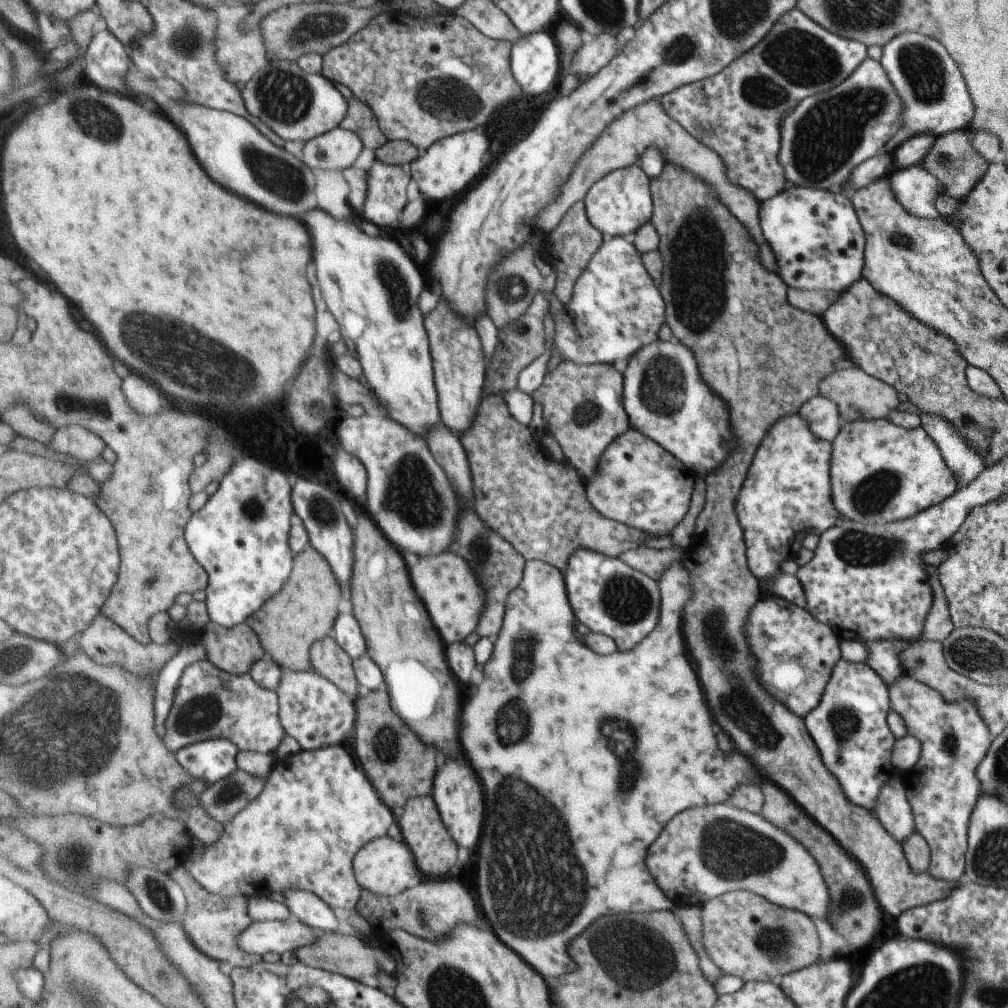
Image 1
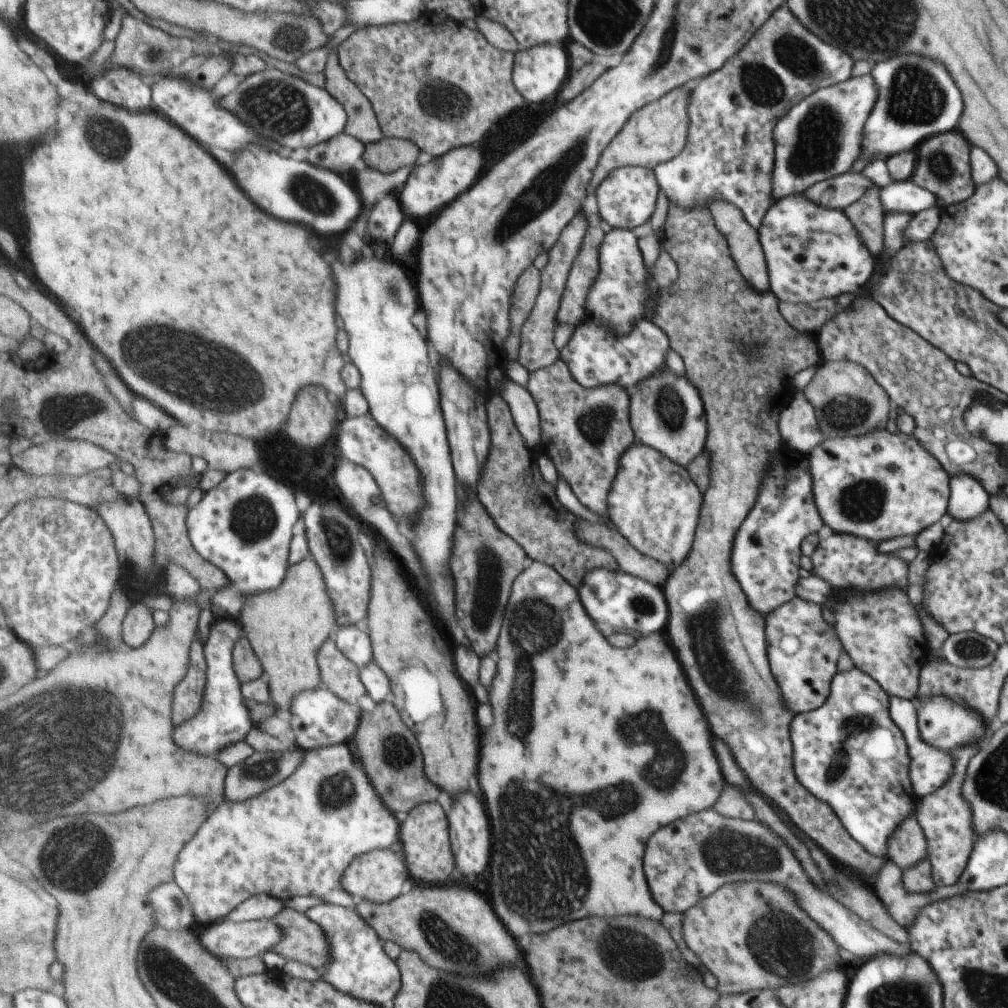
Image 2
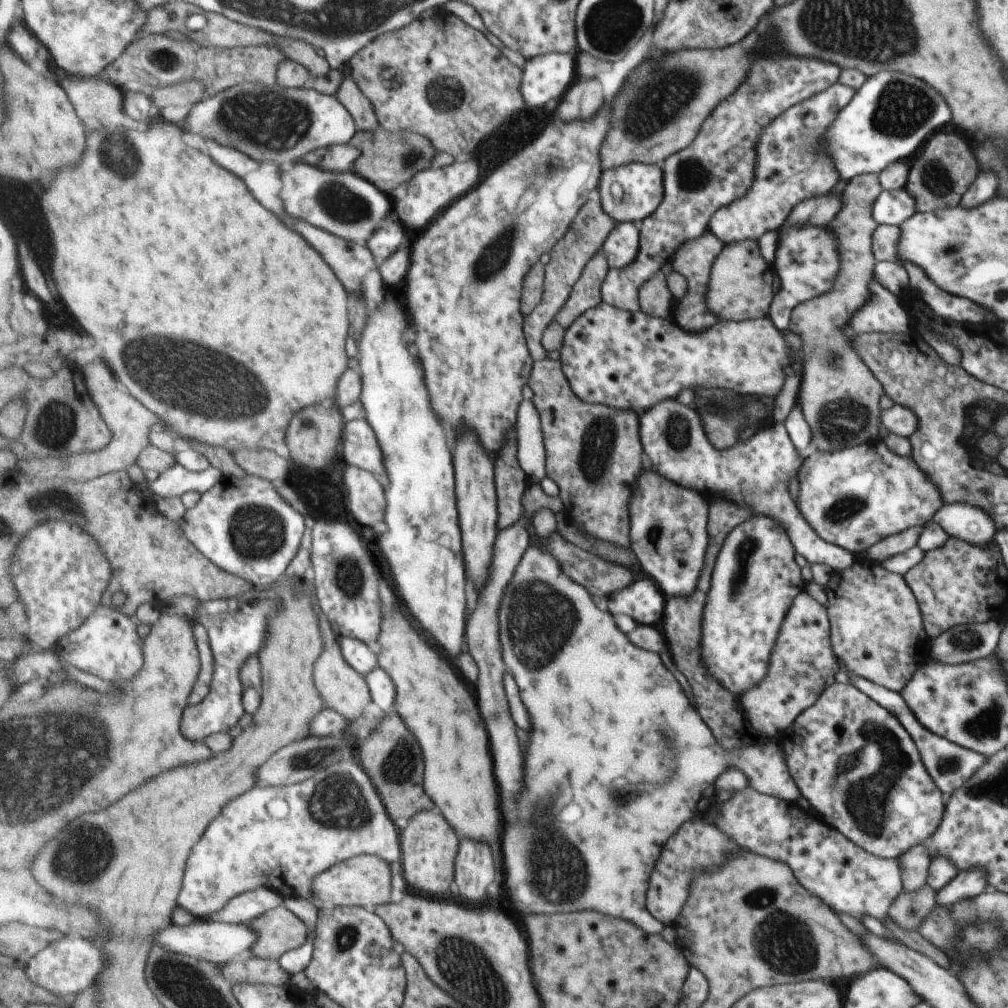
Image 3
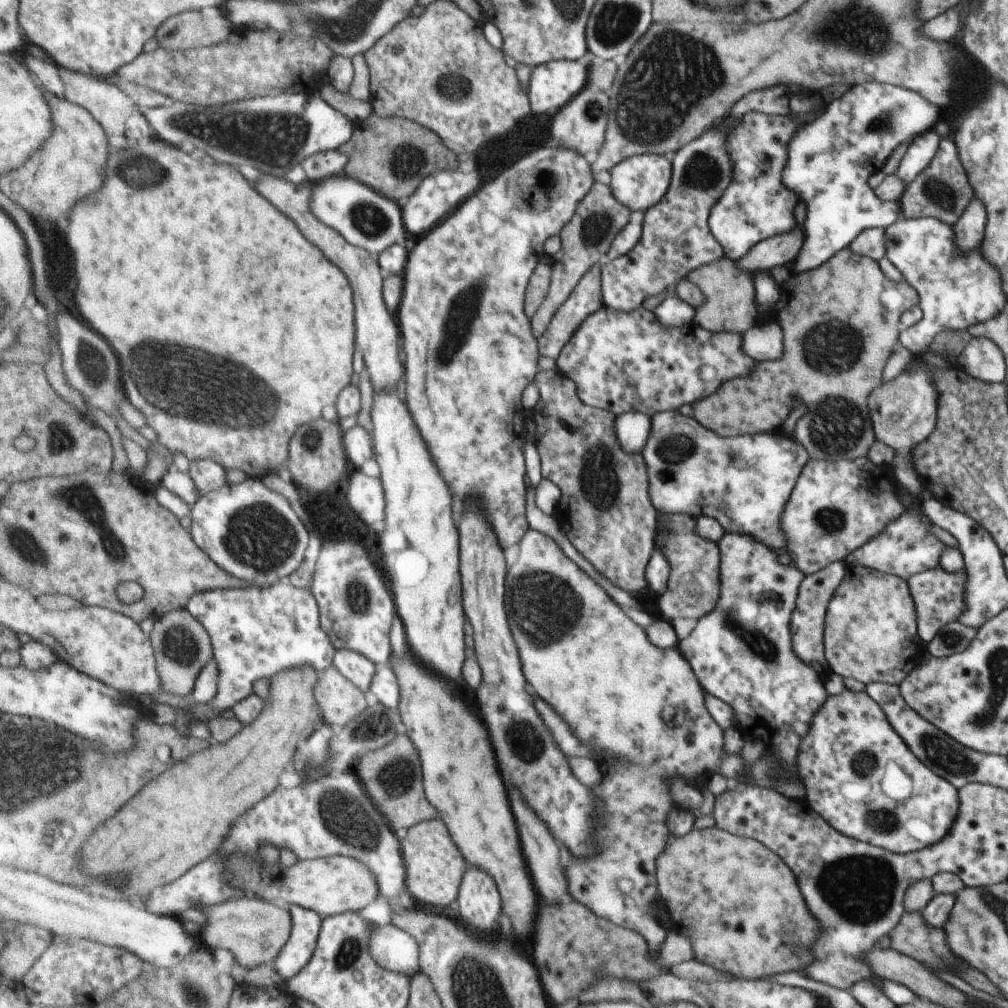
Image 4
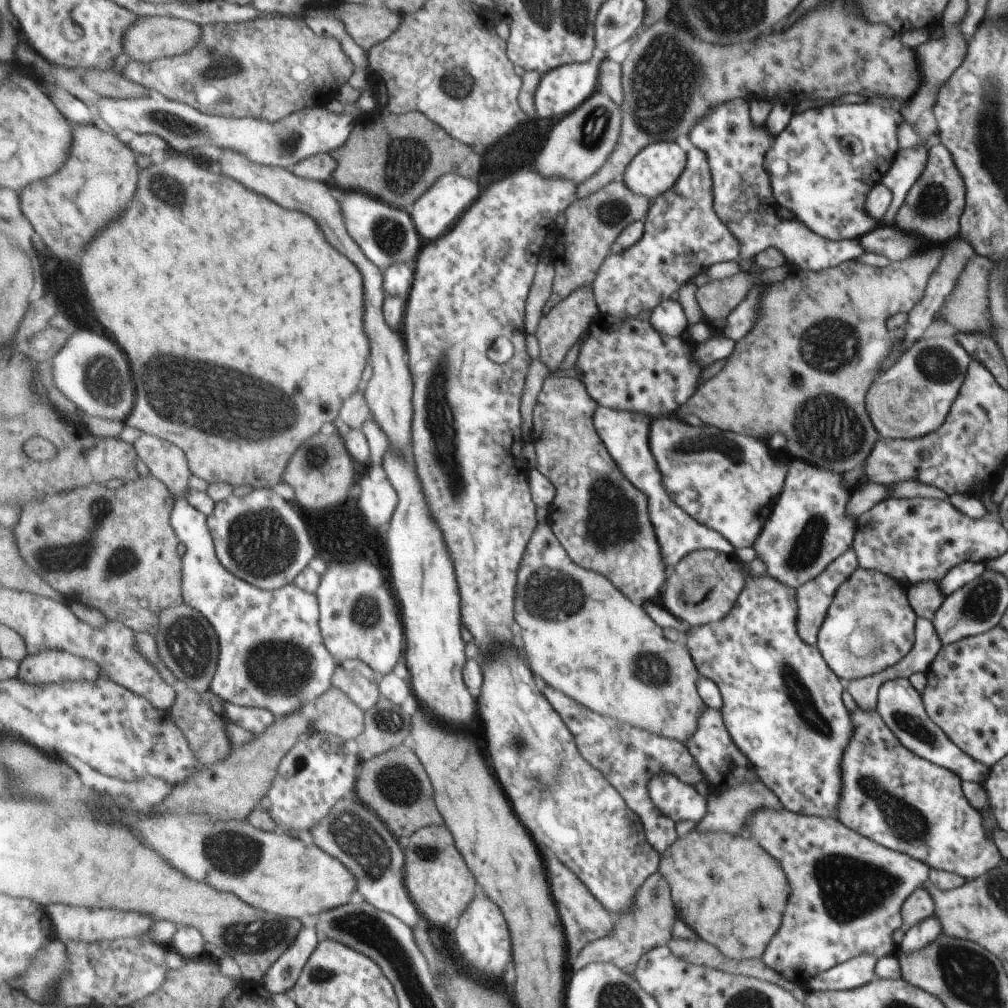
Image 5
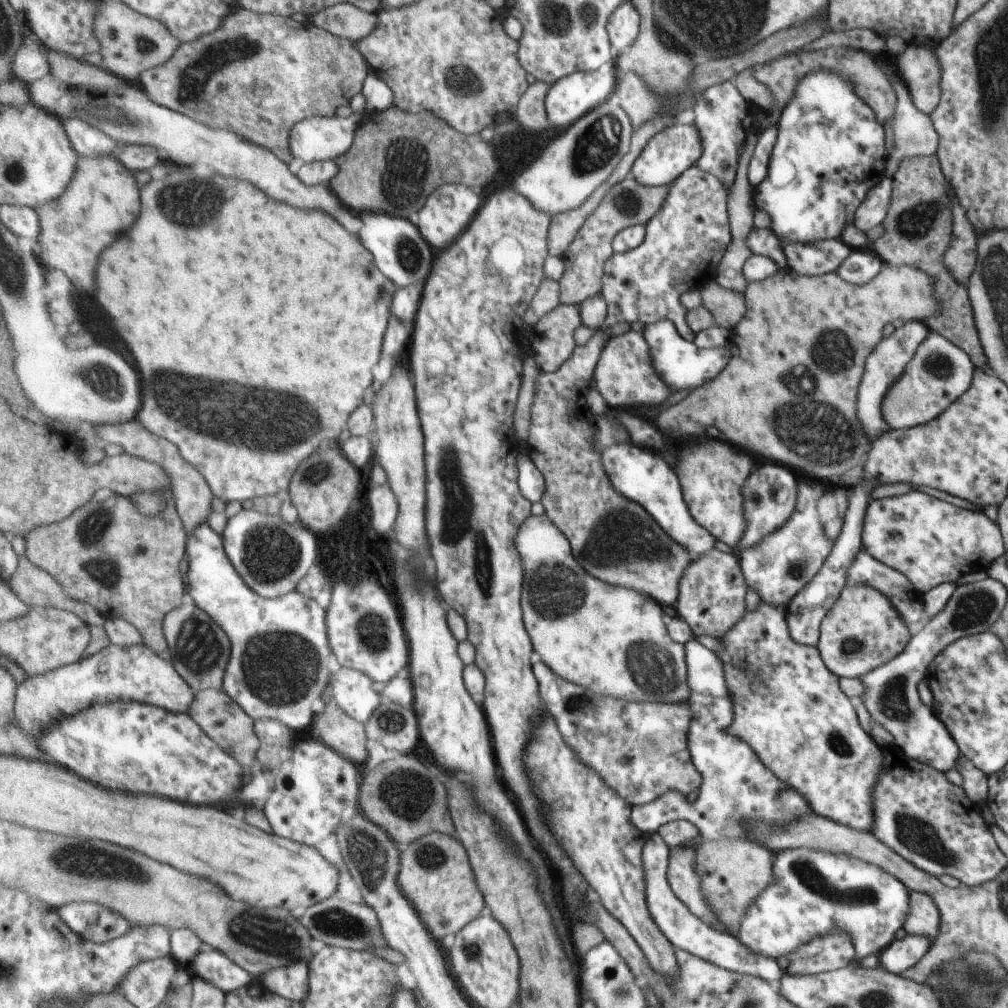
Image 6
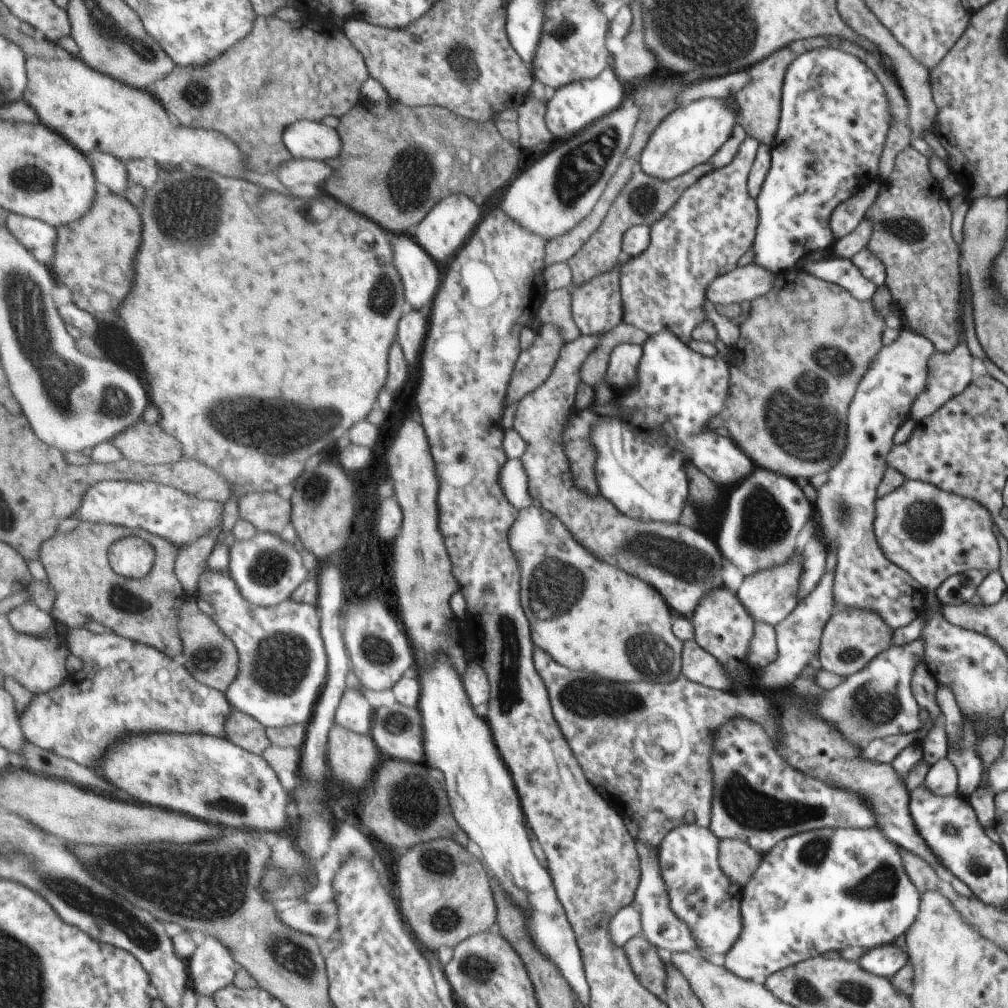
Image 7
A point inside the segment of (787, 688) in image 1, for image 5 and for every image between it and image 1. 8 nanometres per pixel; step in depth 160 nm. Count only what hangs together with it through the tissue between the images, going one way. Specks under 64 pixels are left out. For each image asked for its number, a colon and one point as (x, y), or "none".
2: (804, 677)
3: (800, 668)
4: (806, 625)
5: (813, 598)

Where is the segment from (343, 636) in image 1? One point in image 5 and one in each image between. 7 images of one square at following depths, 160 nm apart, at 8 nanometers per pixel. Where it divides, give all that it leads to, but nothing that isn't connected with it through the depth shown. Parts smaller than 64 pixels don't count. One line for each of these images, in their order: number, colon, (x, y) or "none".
2: (354, 640)
3: (364, 657)
4: (357, 667)
5: (357, 678)

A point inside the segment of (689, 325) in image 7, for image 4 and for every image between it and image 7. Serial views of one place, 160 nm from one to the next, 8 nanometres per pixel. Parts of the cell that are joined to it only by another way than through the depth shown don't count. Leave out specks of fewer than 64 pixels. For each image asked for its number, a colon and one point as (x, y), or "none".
4: (676, 238)
5: (682, 233)
6: (684, 241)

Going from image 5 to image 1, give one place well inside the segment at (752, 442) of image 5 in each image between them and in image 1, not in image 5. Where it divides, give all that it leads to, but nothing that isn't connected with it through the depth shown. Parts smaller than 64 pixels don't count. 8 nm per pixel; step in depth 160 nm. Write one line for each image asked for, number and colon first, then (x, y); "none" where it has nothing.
1: (664, 395)
2: (665, 410)
3: (673, 443)
4: (744, 481)

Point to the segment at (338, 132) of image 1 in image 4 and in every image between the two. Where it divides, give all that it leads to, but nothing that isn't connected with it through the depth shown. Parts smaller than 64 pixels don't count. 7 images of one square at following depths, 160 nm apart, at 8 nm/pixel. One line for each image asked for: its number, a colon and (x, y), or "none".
2: (340, 154)
3: (340, 158)
4: (318, 167)

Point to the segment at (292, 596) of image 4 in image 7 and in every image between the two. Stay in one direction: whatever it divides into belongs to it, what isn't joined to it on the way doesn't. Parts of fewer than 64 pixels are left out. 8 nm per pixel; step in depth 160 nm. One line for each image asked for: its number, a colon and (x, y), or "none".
5: (273, 654)
6: (279, 665)
7: (283, 664)

